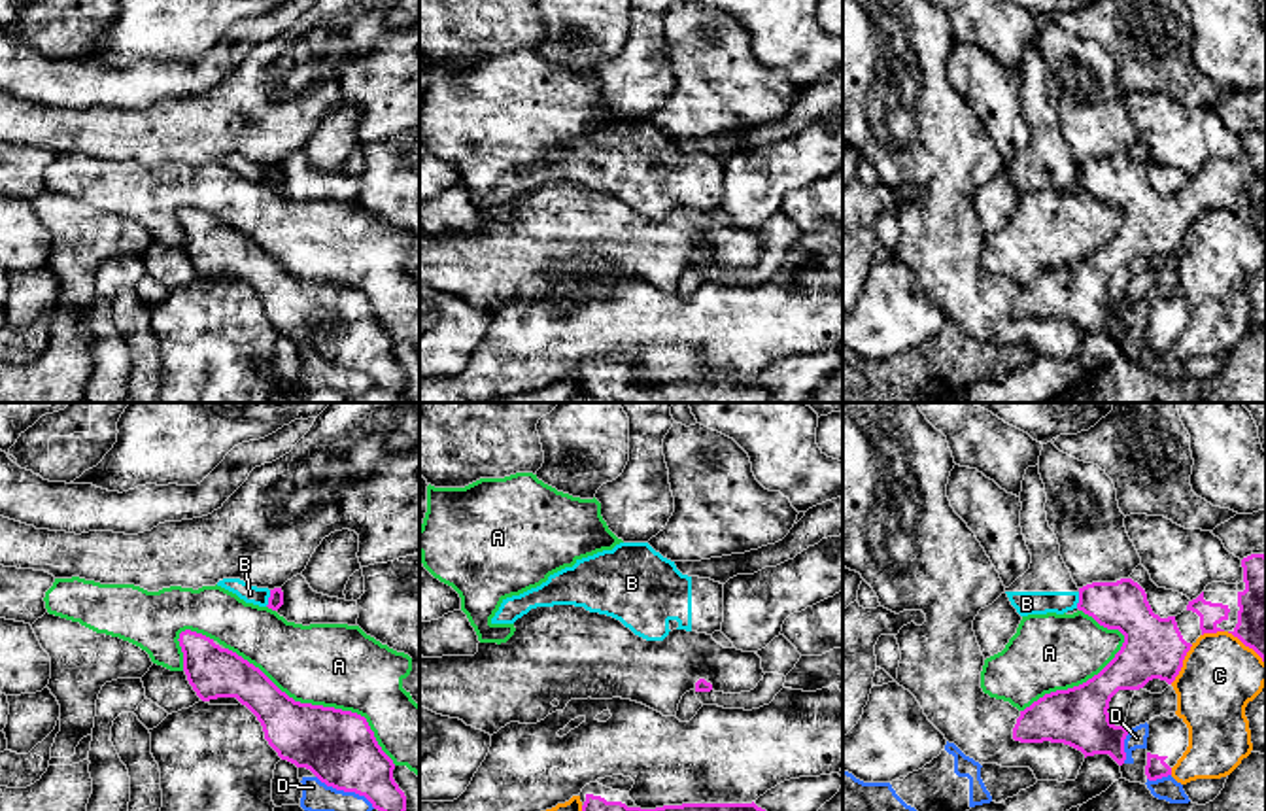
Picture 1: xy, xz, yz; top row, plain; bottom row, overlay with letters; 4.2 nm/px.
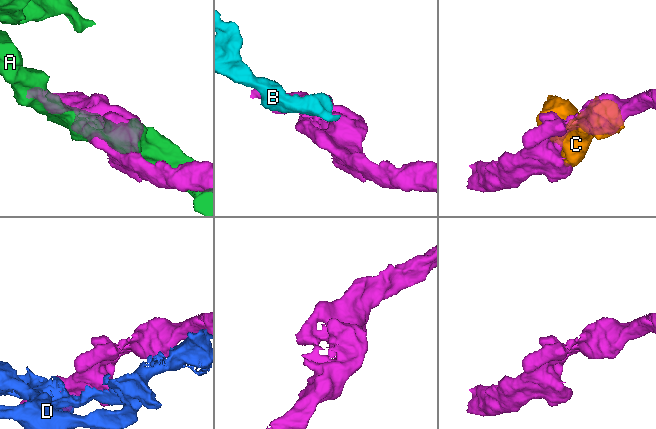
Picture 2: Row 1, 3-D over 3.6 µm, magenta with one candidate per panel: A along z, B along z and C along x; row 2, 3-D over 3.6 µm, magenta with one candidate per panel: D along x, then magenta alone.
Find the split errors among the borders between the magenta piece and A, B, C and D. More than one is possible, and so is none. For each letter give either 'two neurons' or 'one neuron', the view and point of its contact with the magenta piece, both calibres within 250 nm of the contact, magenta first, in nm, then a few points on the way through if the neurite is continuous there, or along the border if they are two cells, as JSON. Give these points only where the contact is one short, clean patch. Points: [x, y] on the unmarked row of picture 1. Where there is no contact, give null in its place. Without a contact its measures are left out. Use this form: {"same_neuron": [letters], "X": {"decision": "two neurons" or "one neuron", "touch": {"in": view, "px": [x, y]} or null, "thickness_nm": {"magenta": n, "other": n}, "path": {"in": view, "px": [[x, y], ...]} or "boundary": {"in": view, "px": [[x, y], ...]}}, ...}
{"same_neuron": [], "A": {"decision": "two neurons", "touch": {"in": "xy", "px": [318, 282]}, "thickness_nm": {"magenta": 320, "other": 360}}, "B": {"decision": "two neurons", "touch": {"in": "xy", "px": [269, 174]}, "thickness_nm": {"magenta": 60, "other": 80}, "boundary": {"in": "xy", "px": [[271, 167], [265, 182]]}}, "C": {"decision": "two neurons", "touch": {"in": "yz", "px": [1181, 241]}, "thickness_nm": {"magenta": 260, "other": 320}}, "D": {"decision": "two neurons", "touch": {"in": "xy", "px": [346, 367]}, "thickness_nm": {"magenta": 320, "other": 130}}}

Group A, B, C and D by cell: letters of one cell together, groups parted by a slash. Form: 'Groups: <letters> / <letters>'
Groups: A / B / C / D

